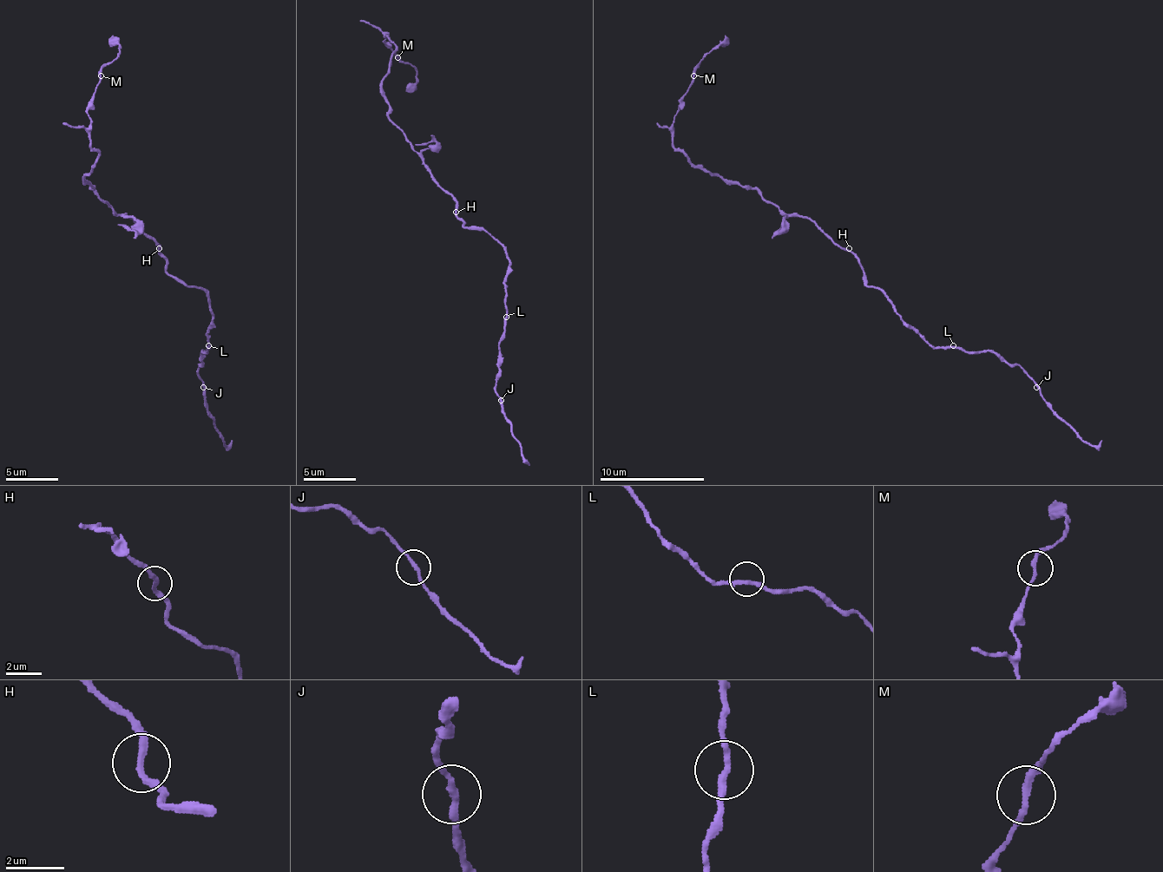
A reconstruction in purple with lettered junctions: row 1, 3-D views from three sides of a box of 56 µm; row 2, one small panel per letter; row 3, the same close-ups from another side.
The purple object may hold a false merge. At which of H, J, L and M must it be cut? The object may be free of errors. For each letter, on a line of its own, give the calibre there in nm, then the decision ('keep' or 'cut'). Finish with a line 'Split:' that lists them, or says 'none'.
H: calibre 200 nm; keep
J: calibre 200 nm; keep
L: calibre 220 nm; keep
M: calibre 220 nm; keep
Split: none

